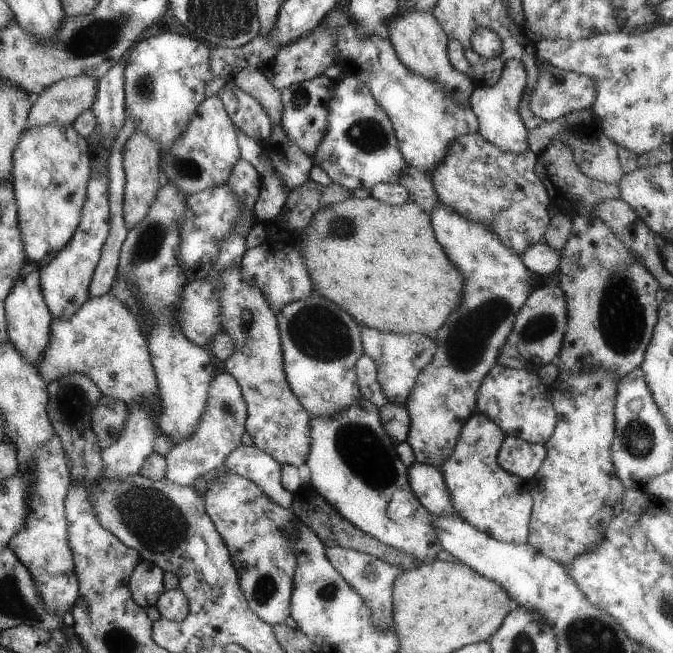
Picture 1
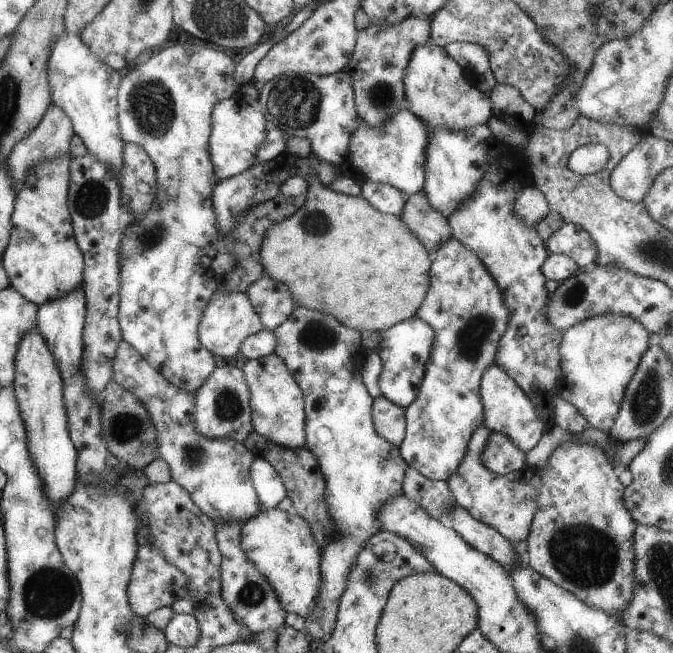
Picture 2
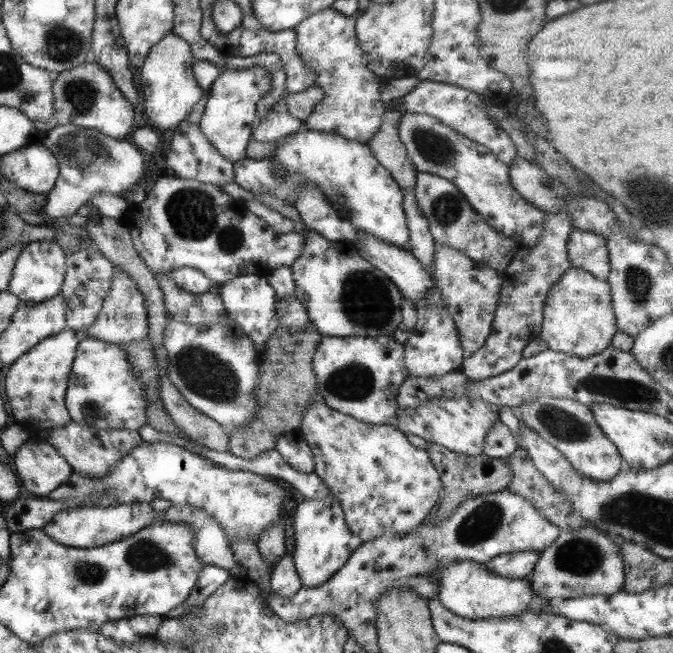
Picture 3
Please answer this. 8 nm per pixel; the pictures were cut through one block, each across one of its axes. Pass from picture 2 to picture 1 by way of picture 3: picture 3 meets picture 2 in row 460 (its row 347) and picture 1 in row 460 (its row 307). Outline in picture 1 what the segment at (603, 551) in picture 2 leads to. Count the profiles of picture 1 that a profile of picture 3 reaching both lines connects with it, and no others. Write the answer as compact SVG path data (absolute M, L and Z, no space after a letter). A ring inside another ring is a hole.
M603 369L589 370L581 374L558 372L557 380L549 390L553 408L557 414L557 422L553 432L544 442L545 458L537 472L533 475L531 488L532 507L528 528L527 543L539 554L557 562L561 566L569 566L573 558L579 554L593 550L599 542L608 538L609 522L613 516L623 511L622 496L624 486L615 476L610 456L611 441L614 437L614 404L618 380L613 373Z

